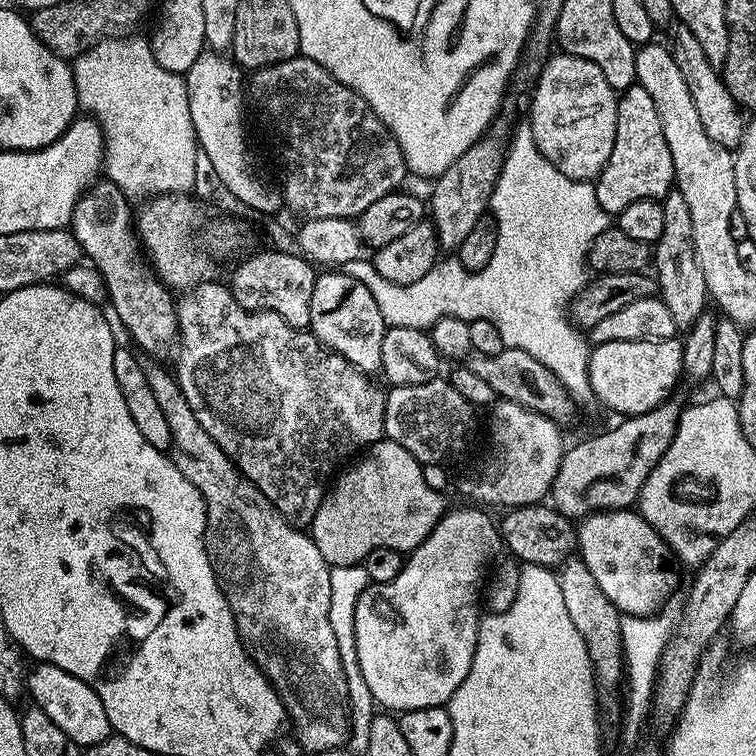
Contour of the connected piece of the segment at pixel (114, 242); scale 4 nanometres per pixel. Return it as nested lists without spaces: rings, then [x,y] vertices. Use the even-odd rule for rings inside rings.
[[[107,178],[101,179],[74,206],[70,231],[80,243],[81,253],[104,279],[107,299],[112,302],[121,326],[148,358],[164,362],[177,351],[180,338],[174,296],[142,259],[142,245],[134,231],[134,208],[128,204],[129,197],[121,188]]]

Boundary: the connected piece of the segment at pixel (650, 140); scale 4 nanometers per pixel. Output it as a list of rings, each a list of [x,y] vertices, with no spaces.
[[[638,83],[619,93],[618,122],[614,134],[614,150],[594,183],[598,194],[598,206],[609,214],[618,214],[630,202],[642,198],[660,200],[673,191],[676,171],[670,158],[670,146],[666,146],[666,134],[662,134],[662,122],[658,122],[658,110],[654,110],[654,98],[642,90]]]

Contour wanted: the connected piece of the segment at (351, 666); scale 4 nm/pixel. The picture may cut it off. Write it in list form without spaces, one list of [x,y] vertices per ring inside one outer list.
[[[363,563],[335,566],[330,574],[330,627],[334,630],[338,658],[342,660],[342,670],[346,674],[346,694],[348,695],[350,735],[346,744],[349,749],[352,747],[359,754],[364,754],[367,750],[367,738],[374,715],[374,701],[370,694],[370,686],[366,686],[366,678],[362,678],[358,666],[358,646],[354,642],[354,606],[358,606],[358,598],[362,598],[362,590],[366,590],[369,583]]]

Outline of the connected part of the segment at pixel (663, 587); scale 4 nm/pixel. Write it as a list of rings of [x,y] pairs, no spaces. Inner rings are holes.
[[[613,508],[610,512],[594,512],[579,521],[576,528],[576,548],[579,559],[583,560],[586,570],[594,574],[594,582],[598,582],[602,594],[610,598],[610,602],[624,616],[651,616],[665,607],[668,595],[676,588],[676,576],[668,569],[664,561],[666,545],[664,540],[640,516],[639,511],[627,508]]]

